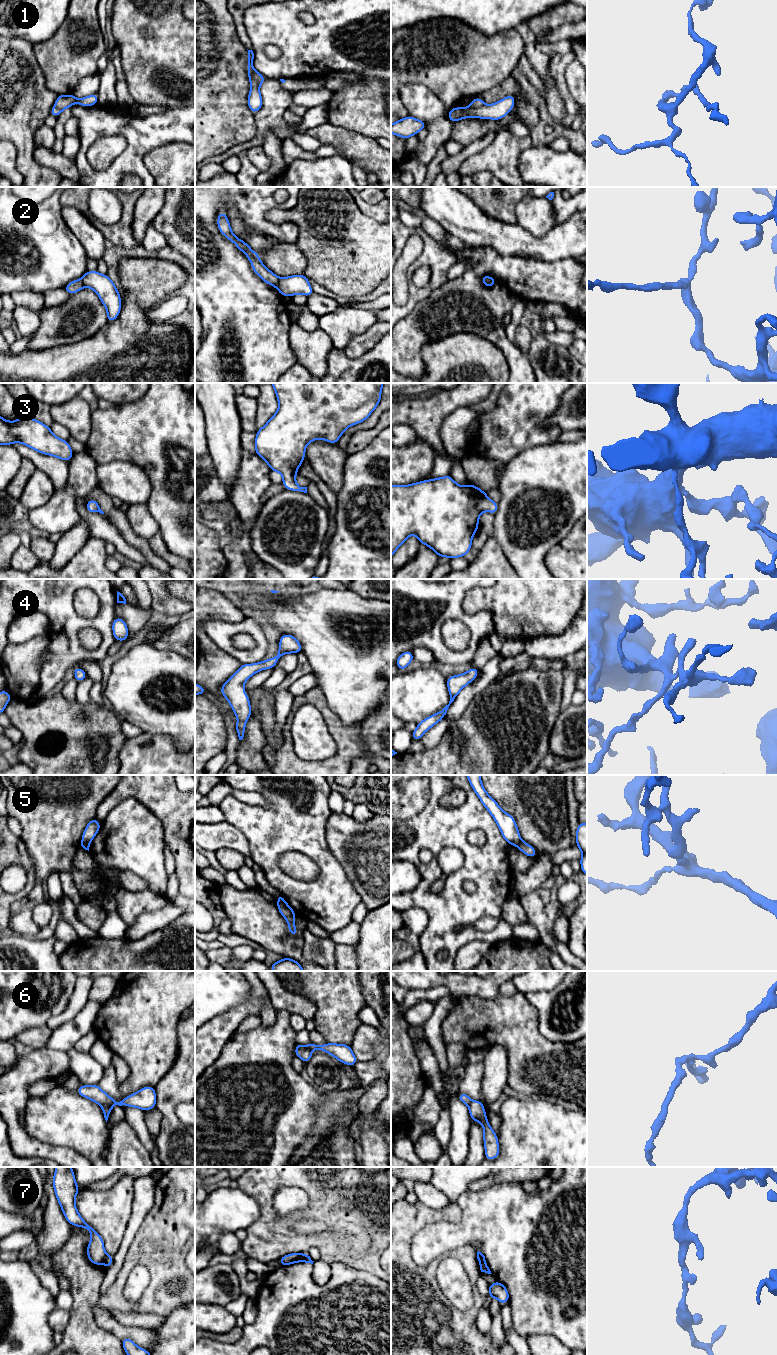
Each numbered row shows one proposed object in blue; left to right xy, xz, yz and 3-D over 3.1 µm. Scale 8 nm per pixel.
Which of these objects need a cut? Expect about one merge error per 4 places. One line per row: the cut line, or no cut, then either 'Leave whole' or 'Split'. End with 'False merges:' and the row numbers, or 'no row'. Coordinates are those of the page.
1: Split along xz (254, 70), (253, 80), (259, 86). Split
2: Split along xz (279, 278), (275, 286). Split
3: No split. Leave whole
4: No split. Leave whole
5: Split along yz (520, 840), (516, 845). Split
6: Split along xz (310, 1049), (295, 1051). Split
7: Split along xy (107, 1255), (103, 1261). Split
False merges: 1, 2, 5, 6, 7

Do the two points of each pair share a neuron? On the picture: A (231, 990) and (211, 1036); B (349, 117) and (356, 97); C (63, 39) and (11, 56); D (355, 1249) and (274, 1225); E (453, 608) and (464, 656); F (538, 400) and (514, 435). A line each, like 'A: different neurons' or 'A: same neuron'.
A: different neurons
B: same neuron
C: different neurons
D: same neuron
E: same neuron
F: same neuron

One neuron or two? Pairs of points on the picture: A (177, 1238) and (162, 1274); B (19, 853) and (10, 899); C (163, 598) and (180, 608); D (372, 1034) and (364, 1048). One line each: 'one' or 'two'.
A: one
B: one
C: one
D: one

